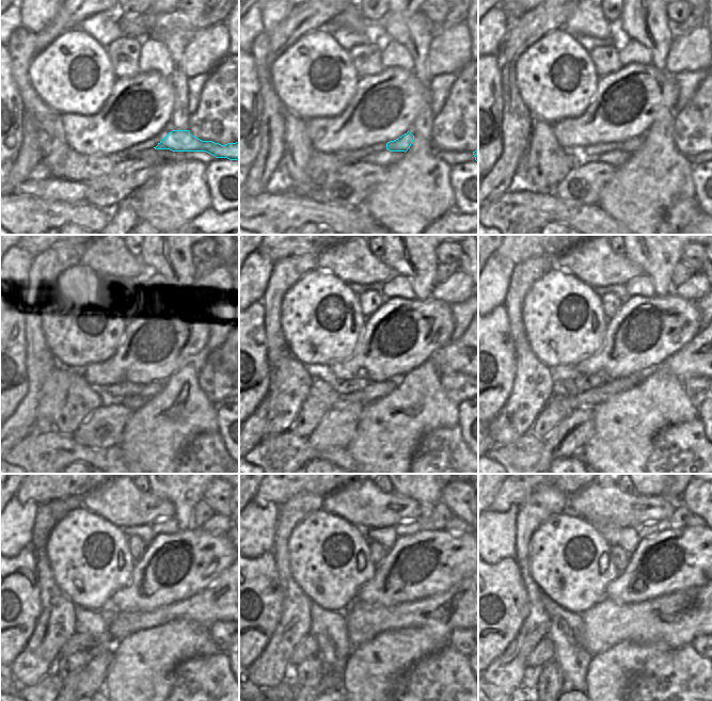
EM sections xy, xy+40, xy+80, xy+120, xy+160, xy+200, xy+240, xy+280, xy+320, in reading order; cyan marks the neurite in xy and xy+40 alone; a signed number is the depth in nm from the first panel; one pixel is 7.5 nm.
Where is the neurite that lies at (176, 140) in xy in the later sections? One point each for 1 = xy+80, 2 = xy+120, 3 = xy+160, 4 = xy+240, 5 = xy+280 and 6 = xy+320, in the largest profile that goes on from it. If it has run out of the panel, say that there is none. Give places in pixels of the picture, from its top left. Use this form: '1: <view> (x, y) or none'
1: xy+80 (631, 145)
2: xy+120 (149, 389)
3: xy+160 (374, 391)
4: xy+240 (77, 642)
5: xy+280 (309, 647)
6: xy+320 (542, 653)

